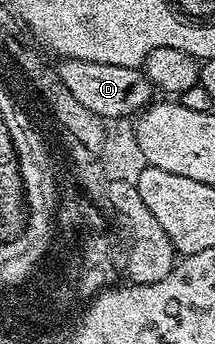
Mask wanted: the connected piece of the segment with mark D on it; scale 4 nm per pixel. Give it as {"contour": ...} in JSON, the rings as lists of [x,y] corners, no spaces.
{"contour":[[[60,59],[57,64],[57,75],[60,82],[67,87],[69,94],[81,102],[81,106],[93,110],[93,114],[106,119],[138,117],[144,108],[152,103],[157,89],[146,73],[139,68],[109,66],[105,62],[85,62],[84,60]]]}

